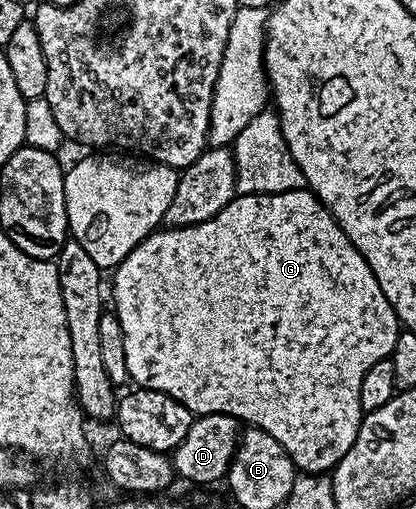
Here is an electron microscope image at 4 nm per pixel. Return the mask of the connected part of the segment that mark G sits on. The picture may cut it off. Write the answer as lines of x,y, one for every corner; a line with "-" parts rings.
304,188
282,193
243,193
234,196
233,201
219,211
219,215
203,223
178,229
161,227
150,233
123,258
112,277
112,308
123,327
123,351
127,351
127,371
129,381
134,386
163,391
171,395
171,399
183,403
183,407
195,415
206,417
212,413
222,413
237,418
238,422
248,423
254,429
262,429
281,444
301,473
325,475
337,468
357,438
357,392
359,387
363,387
363,375
367,375
375,363
386,360
392,354
399,322
392,303
387,295
383,295
383,287
379,287
371,267
314,193

